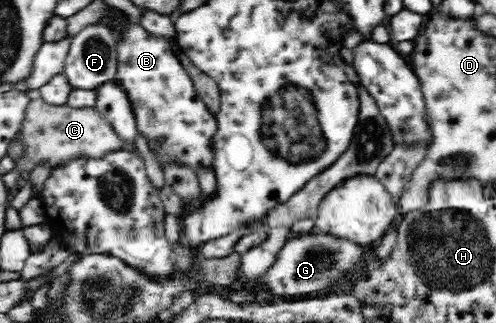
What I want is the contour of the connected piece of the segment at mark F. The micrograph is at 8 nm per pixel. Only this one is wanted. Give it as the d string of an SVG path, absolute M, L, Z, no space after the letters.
M104 24L88 25L73 36L63 71L73 89L95 90L102 83L114 80L119 62L118 44L110 27Z

